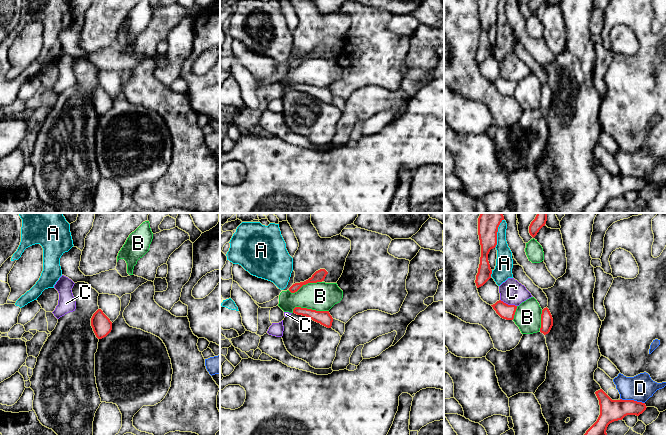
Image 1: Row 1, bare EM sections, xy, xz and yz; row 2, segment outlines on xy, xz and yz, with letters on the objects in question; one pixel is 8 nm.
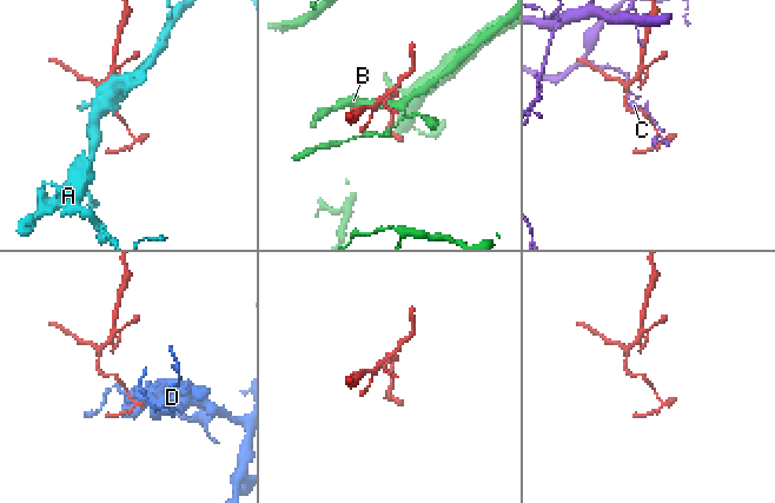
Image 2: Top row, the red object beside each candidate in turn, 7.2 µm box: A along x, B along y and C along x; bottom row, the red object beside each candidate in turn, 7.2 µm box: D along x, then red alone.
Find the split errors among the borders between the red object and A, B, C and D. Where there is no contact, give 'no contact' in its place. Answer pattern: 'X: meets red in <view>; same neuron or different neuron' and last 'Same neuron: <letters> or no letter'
A: meets red in yz; different neuron
B: meets red in xz; different neuron
C: meets red in yz; different neuron
D: meets red in yz; different neuron
Same neuron: no letter

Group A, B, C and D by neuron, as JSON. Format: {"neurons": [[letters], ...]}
{"neurons": [["A"], ["B"], ["C"], ["D"]]}

